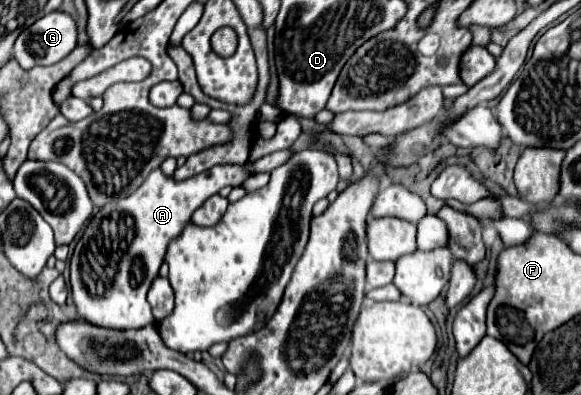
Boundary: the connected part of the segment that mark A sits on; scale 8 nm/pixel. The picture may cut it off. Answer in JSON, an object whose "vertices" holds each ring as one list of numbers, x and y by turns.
{"vertices":[[249,163,217,165,185,181,175,181,175,177,167,177,161,169,155,169,137,191,101,207,91,217,71,257,71,293,79,317,117,329,153,323,147,291,159,273,169,241,181,233,193,211,211,195,227,185,237,187,251,175]]}

